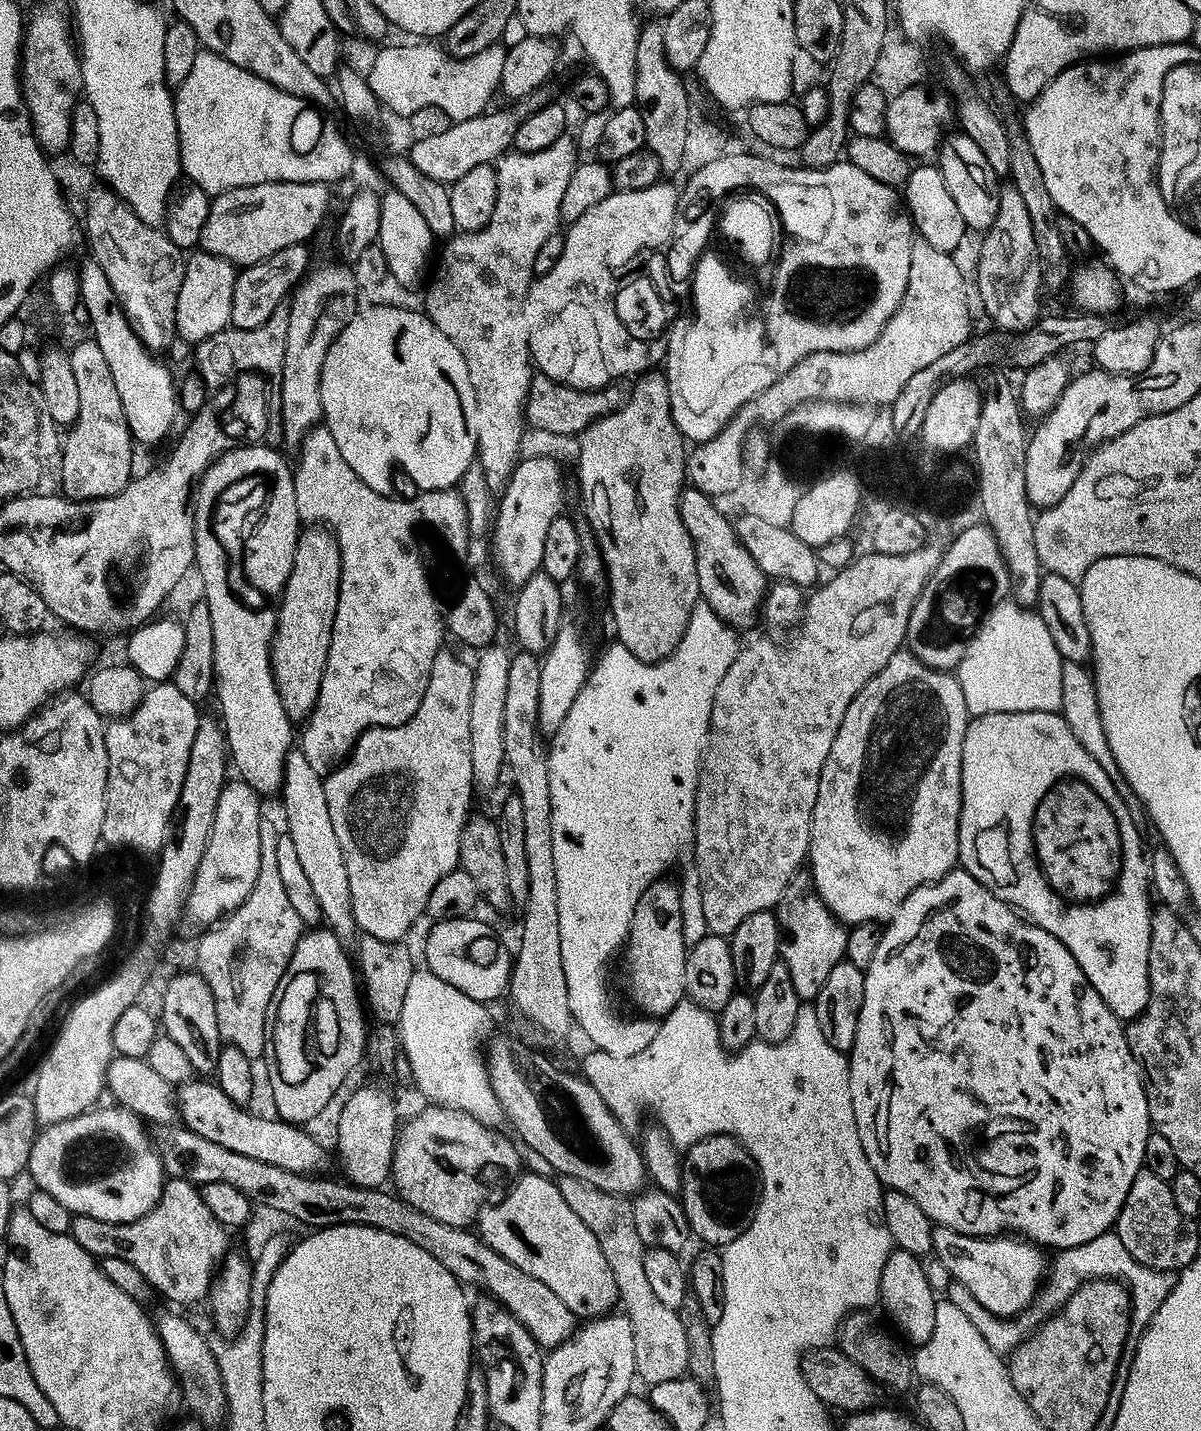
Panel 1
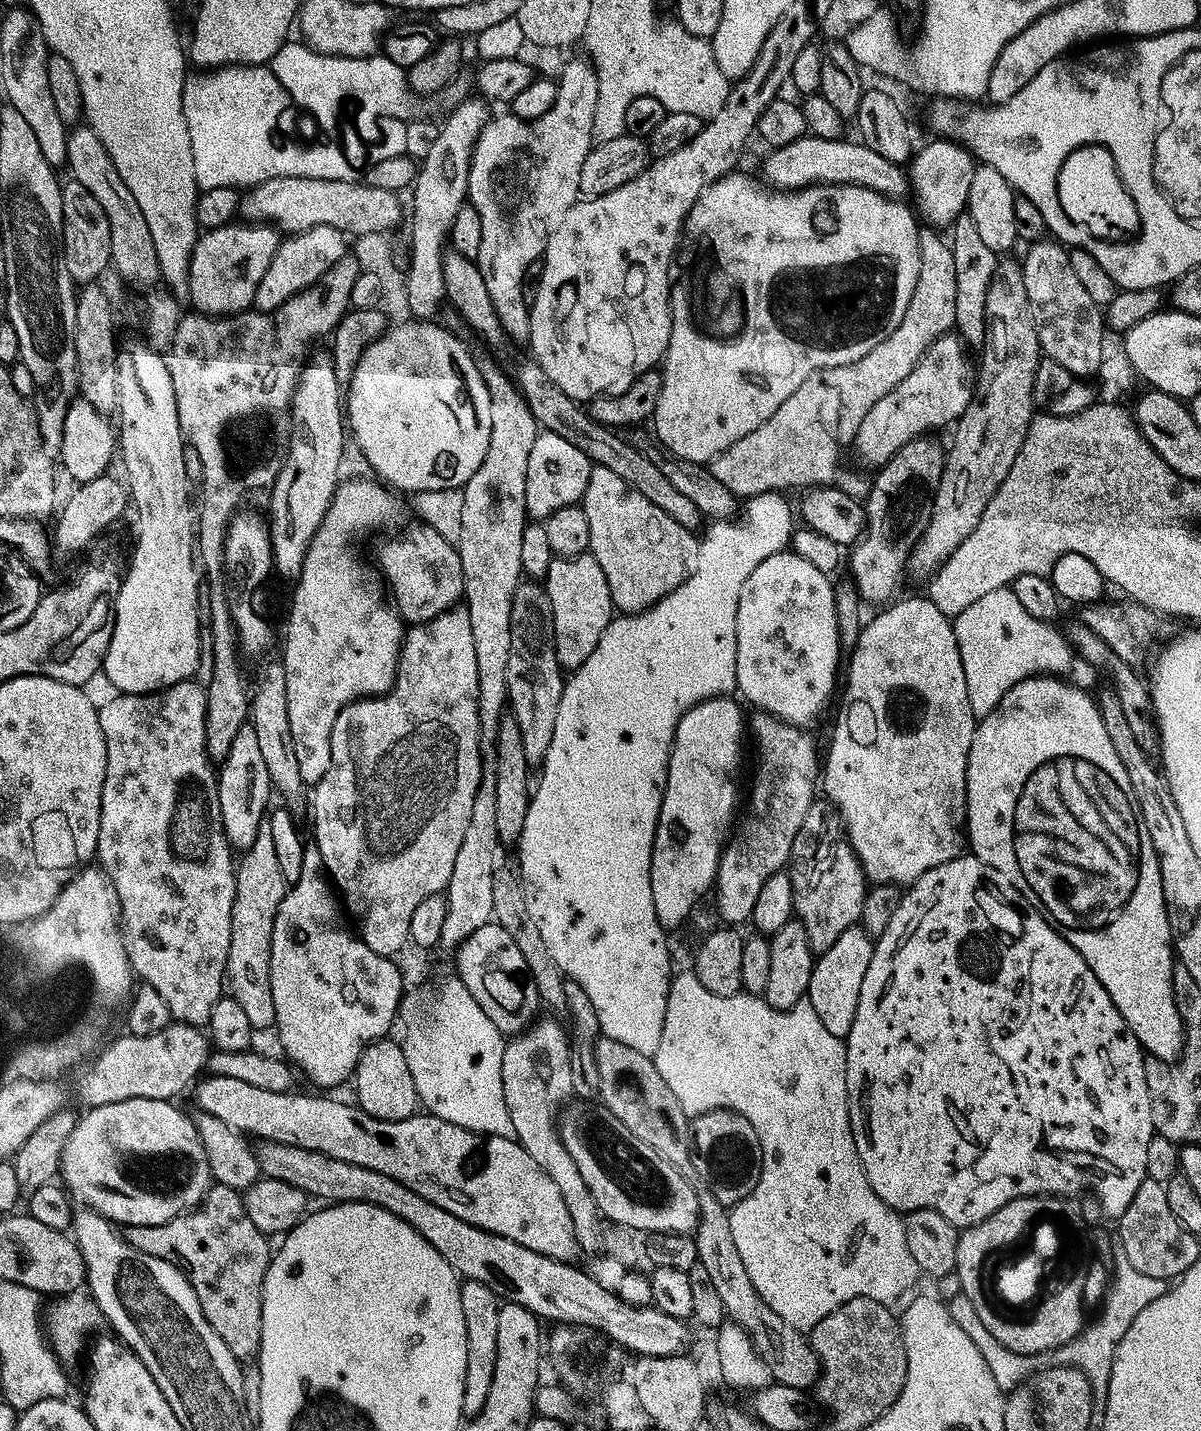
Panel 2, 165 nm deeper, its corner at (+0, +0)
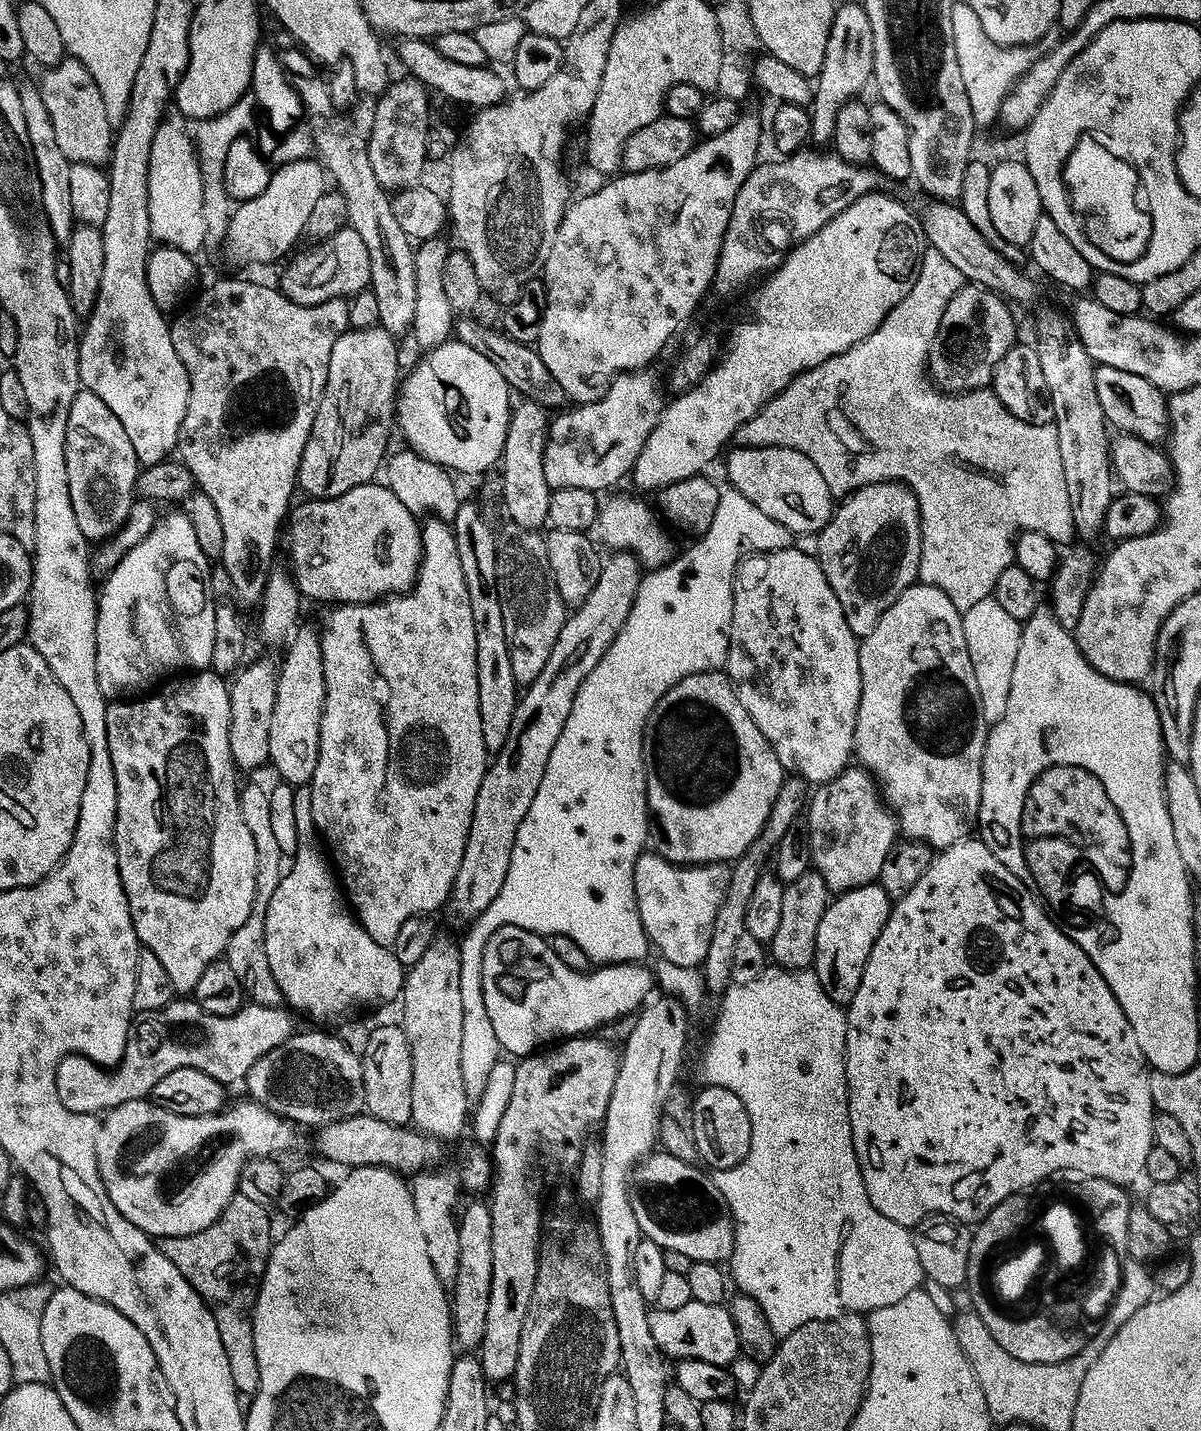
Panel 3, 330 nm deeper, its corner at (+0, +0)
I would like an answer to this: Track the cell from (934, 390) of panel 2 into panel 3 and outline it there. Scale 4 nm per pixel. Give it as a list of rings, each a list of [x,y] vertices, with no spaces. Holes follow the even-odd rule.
[[[971,282],[961,283],[954,298],[946,302],[936,340],[928,352],[926,371],[937,388],[955,394],[991,385],[998,362],[1018,340],[1016,320],[1007,306],[1005,297],[997,296],[989,288]]]

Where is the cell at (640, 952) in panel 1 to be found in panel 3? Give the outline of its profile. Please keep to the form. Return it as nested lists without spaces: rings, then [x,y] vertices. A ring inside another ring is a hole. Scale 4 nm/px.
[[[723,671],[699,672],[682,678],[652,707],[648,721],[644,727],[644,773],[646,774],[646,794],[648,795],[648,811],[654,817],[654,824],[660,827],[660,836],[664,841],[658,845],[660,855],[665,856],[672,864],[722,864],[734,862],[752,845],[764,828],[766,818],[770,818],[770,810],[774,806],[774,798],[785,787],[786,771],[782,762],[772,749],[766,735],[758,726],[754,726],[754,718],[746,714],[746,706],[738,702],[738,694],[732,689],[732,682]]]

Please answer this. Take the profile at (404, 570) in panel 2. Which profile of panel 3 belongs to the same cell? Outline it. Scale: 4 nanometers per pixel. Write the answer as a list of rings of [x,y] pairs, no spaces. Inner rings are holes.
[[[376,483],[354,486],[346,490],[346,494],[336,496],[333,500],[312,498],[304,502],[308,504],[297,503],[291,509],[290,519],[286,524],[288,556],[292,559],[290,575],[296,581],[301,597],[325,600],[328,606],[371,604],[381,598],[409,591],[415,584],[423,556],[421,525],[417,515],[408,510],[389,488],[383,483]]]

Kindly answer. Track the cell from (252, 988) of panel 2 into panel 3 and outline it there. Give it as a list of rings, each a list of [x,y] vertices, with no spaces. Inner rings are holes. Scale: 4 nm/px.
[[[248,784],[239,789],[240,813],[246,822],[246,830],[254,838],[256,851],[256,881],[254,882],[254,902],[250,910],[250,918],[234,930],[228,943],[226,959],[230,970],[234,970],[238,982],[242,982],[244,995],[253,1004],[261,1004],[267,1008],[279,1008],[284,1004],[282,990],[278,990],[278,982],[274,982],[274,970],[270,970],[270,962],[266,958],[266,910],[270,898],[274,898],[274,890],[278,890],[278,882],[282,869],[286,864],[286,857],[282,850],[278,850],[278,842],[274,839],[270,823],[270,802],[268,792],[260,789],[256,784]]]

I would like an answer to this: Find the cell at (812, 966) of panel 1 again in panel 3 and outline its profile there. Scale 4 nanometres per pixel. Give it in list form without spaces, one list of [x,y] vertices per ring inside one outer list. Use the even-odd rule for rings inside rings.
[[[848,766],[832,780],[821,783],[806,804],[810,864],[832,894],[879,881],[882,862],[898,840],[898,821],[882,799],[872,773],[863,766],[855,767]]]

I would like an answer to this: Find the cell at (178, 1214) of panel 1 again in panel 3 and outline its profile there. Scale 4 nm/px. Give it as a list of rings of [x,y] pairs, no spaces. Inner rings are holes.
[[[237,1194],[206,1230],[185,1236],[162,1236],[158,1240],[160,1252],[178,1266],[186,1282],[207,1302],[216,1319],[218,1338],[222,1338],[222,1350],[226,1350],[226,1362],[230,1362],[230,1378],[234,1378],[237,1392],[248,1398],[260,1389],[252,1311],[274,1243],[268,1212],[265,1205]]]

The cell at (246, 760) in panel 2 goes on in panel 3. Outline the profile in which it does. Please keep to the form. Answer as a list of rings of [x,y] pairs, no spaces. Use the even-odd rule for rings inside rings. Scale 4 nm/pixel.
[[[256,660],[253,664],[245,663],[235,673],[228,693],[230,694],[230,754],[232,763],[237,769],[256,768],[259,764],[269,763],[268,751],[270,750],[270,714],[274,714],[274,698],[276,697],[276,677],[278,675],[277,661]]]

